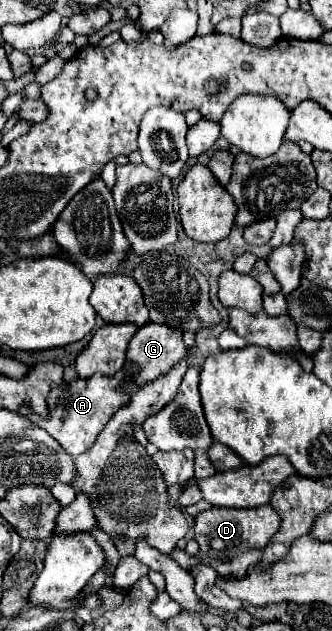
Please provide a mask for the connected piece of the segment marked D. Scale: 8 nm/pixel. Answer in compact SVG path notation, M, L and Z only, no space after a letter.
M261 505L261 507L253 507L253 509L225 509L225 507L211 507L203 513L199 513L195 517L195 541L199 543L199 551L205 553L211 559L233 559L239 553L247 551L247 549L261 549L269 543L269 539L277 533L281 525L279 515L275 513L275 509L271 505Z

